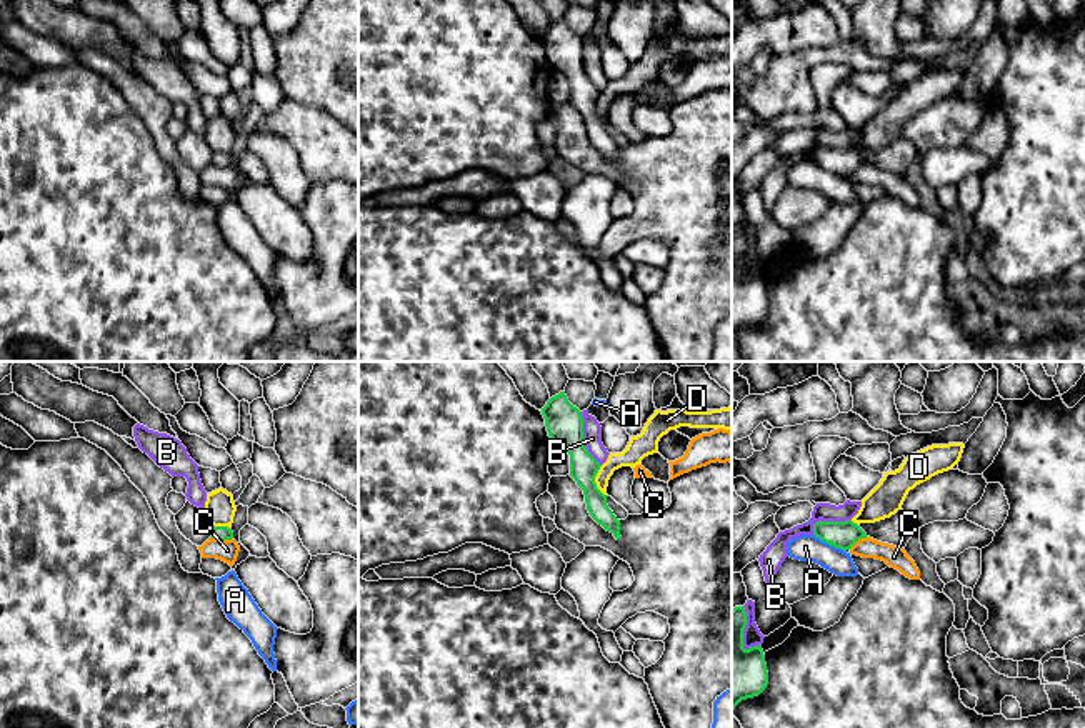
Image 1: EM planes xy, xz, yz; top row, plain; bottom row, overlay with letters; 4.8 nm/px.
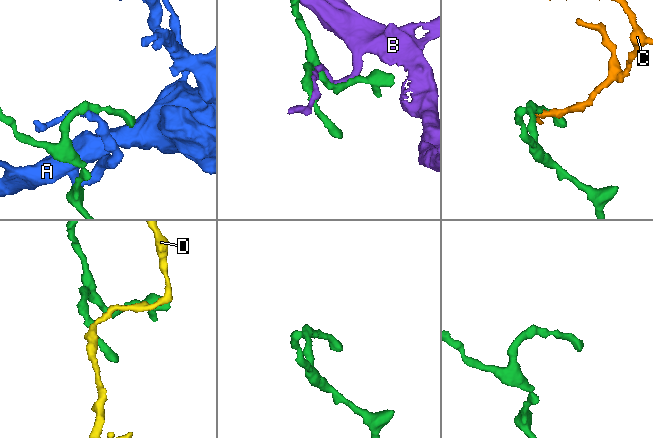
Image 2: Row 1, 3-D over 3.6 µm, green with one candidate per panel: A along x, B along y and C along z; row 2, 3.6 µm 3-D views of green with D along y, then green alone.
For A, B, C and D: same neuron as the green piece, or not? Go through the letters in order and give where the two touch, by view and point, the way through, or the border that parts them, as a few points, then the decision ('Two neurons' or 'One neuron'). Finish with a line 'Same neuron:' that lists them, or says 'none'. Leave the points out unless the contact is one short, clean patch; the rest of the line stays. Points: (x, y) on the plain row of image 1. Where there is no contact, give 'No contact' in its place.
A: Touches green at yz (830, 170). Two neurons
B: Touches green at xz (582, 65). Two neurons
C: Touches green at xy (222, 167). Boundary: xy (210, 164), (220, 167), (232, 165). Two neurons
D: Touches green at xz (594, 107). Two neurons
Same neuron: none

